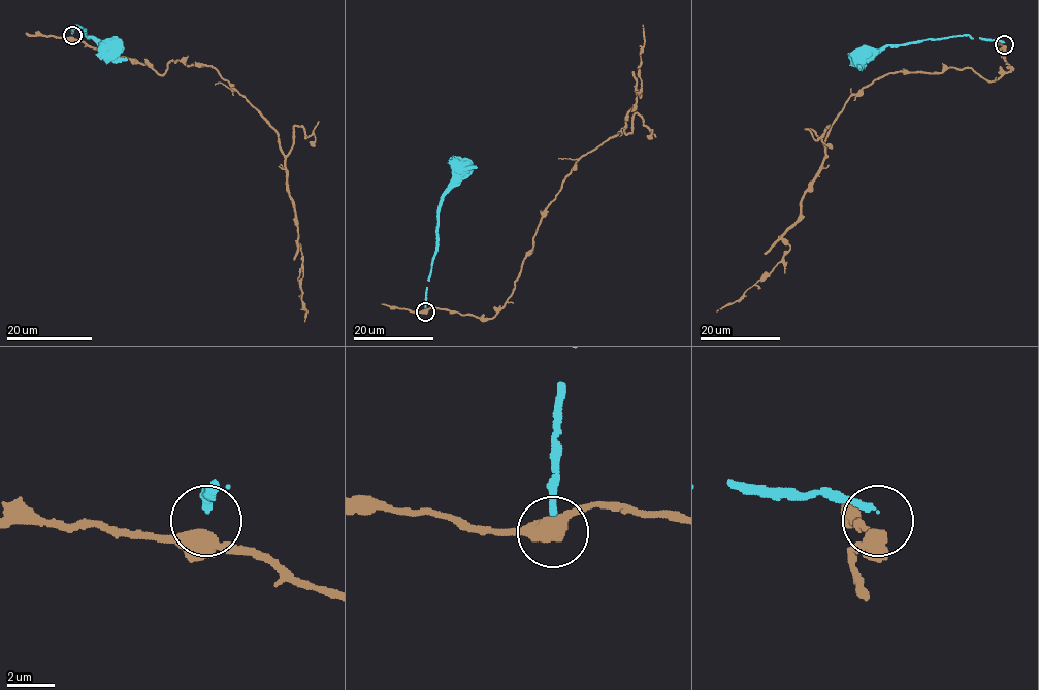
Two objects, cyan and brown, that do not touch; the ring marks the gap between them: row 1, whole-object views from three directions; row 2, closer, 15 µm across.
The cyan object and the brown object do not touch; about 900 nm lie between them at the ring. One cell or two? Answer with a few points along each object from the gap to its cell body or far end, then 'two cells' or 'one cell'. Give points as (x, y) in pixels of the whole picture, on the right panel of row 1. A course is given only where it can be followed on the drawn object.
cyan via (1005, 42), (962, 35), (885, 44), (863, 55) | brown via (1005, 45), (1010, 70), (997, 79), (947, 68), (862, 88), (826, 136), (782, 237), (789, 252), (717, 311) | two cells

